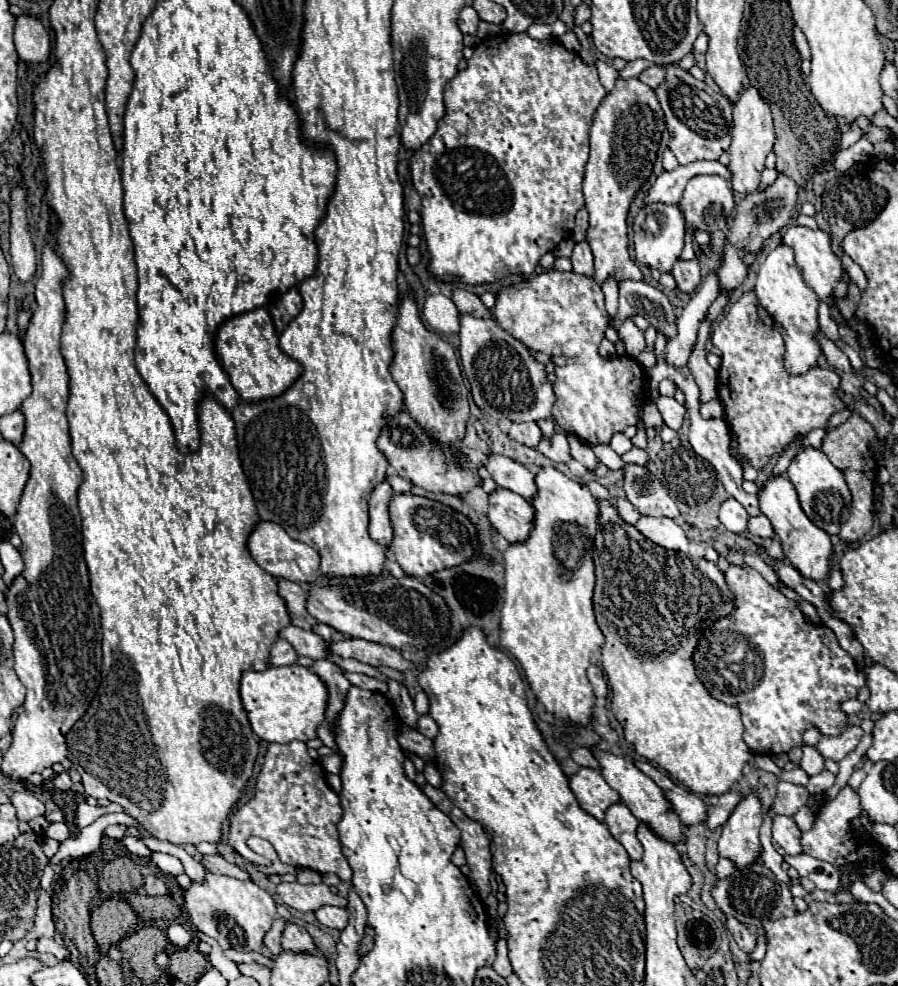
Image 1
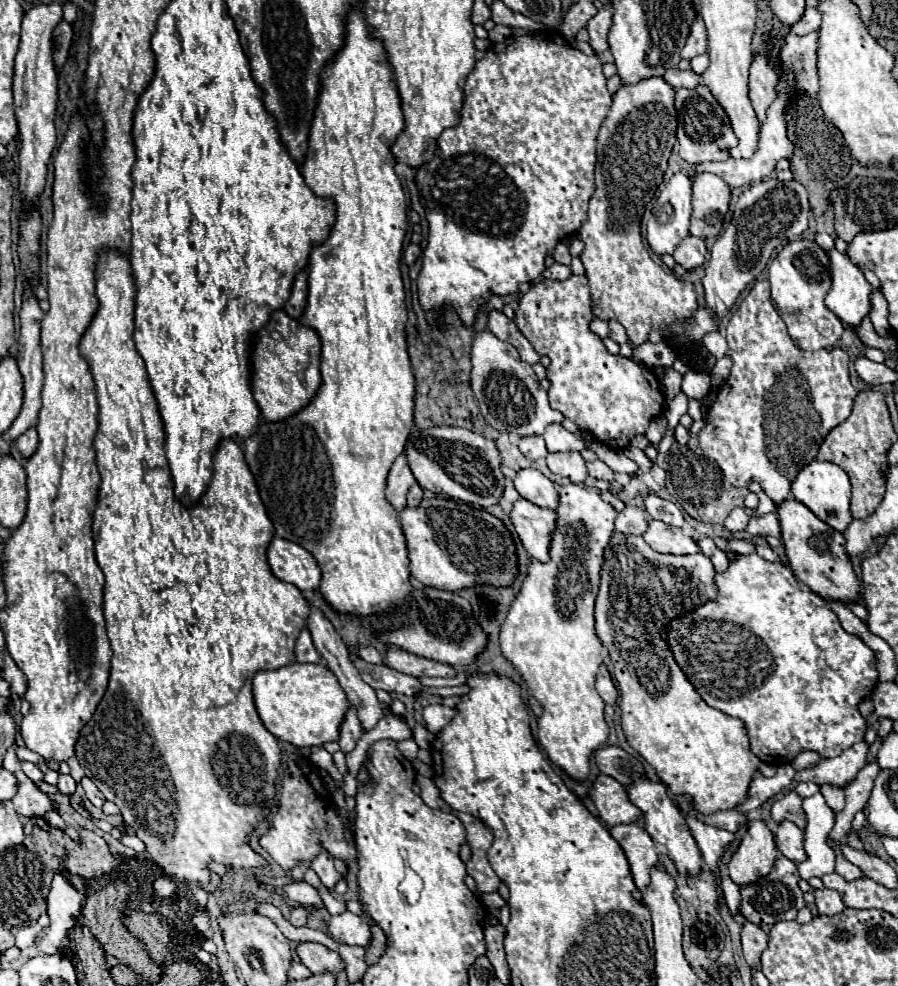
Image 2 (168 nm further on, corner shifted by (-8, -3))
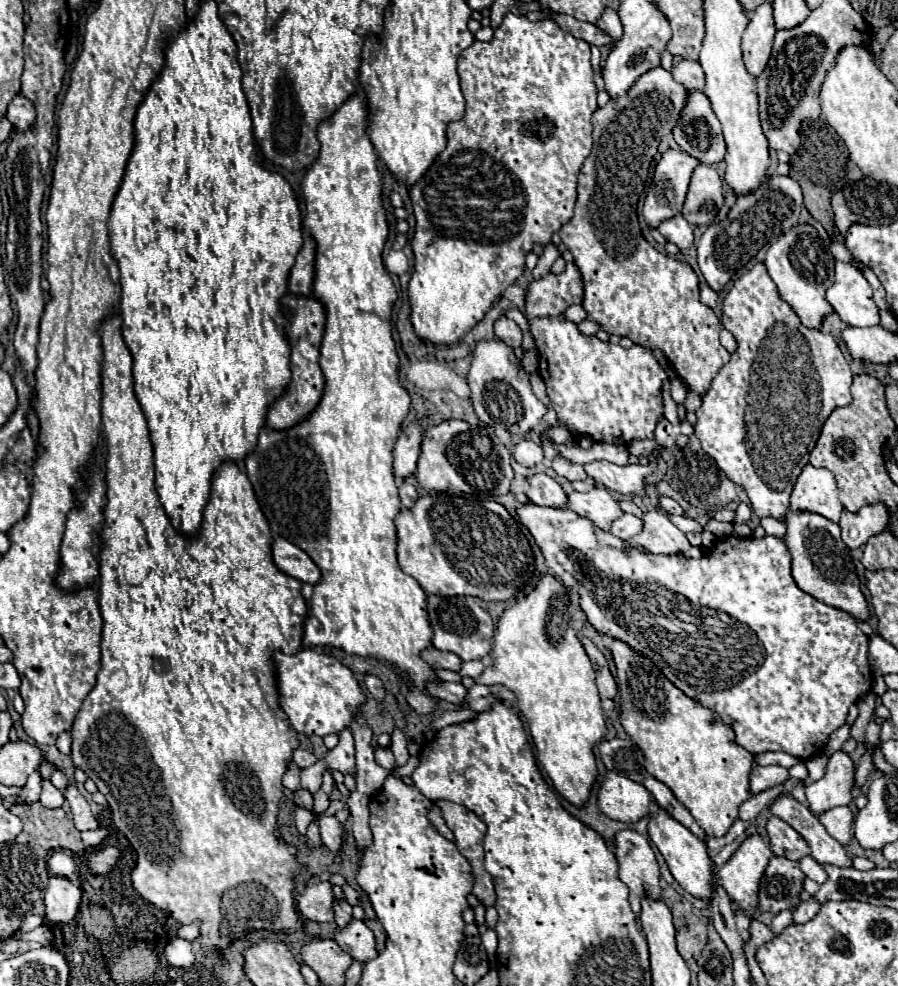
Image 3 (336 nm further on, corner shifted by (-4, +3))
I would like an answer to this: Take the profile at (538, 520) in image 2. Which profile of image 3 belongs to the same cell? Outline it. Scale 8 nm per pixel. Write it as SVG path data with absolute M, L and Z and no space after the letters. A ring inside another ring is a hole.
M524 504L522 508L518 508L518 516L520 516L522 524L534 536L536 544L540 546L550 572L556 574L564 582L564 586L570 592L570 600L580 604L580 608L584 610L588 622L596 628L596 632L606 634L614 640L622 640L636 654L646 656L688 698L714 710L720 716L720 720L734 730L736 742L752 754L780 750L780 752L786 752L790 756L796 756L800 760L808 760L812 756L818 756L826 748L830 734L836 732L844 724L848 708L854 702L858 702L858 698L866 696L872 688L872 672L870 672L870 664L868 664L868 638L858 628L856 620L850 614L812 598L810 594L802 592L796 586L796 582L790 574L790 552L788 552L784 540L778 536L764 536L764 538L726 536L722 540L716 540L716 548L710 554L704 554L702 558L696 560L696 558L684 558L682 554L654 556L654 554L642 552L636 546L632 546L630 542L620 540L620 538L612 536L610 532L600 530L594 522L578 516L572 510L542 508L536 504Z

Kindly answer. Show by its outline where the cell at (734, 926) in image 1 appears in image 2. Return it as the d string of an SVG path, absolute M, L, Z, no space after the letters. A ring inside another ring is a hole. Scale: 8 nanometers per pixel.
M744 922L742 924L742 950L746 962L754 968L760 964L760 956L768 946L768 934L762 932L756 924Z

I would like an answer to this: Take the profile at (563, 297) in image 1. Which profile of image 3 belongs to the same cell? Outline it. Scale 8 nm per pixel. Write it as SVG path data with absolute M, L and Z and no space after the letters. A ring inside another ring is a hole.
M568 262L566 270L558 276L548 274L540 280L534 280L526 294L526 318L530 320L530 332L540 352L540 376L546 382L546 392L558 414L558 422L568 428L572 438L588 436L594 442L606 442L616 446L628 446L634 440L654 438L654 428L664 416L662 386L668 374L664 366L654 358L652 350L646 346L634 344L632 348L622 348L618 344L600 342L596 336L580 334L576 324L568 322L562 312L570 304L580 304L582 294L582 278L574 262Z

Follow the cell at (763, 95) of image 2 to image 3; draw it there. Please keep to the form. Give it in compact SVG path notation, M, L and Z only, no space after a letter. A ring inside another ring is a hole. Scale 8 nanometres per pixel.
M764 2L750 14L750 22L742 36L742 54L752 76L758 76L764 70L772 52L774 34L776 28L772 18L772 4Z

